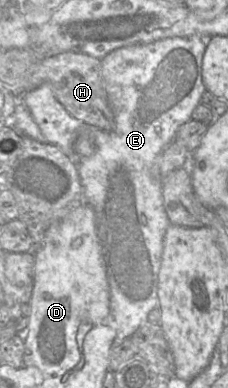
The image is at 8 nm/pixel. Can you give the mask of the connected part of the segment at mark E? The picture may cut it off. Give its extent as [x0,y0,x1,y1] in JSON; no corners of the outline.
[21,36,210,343]

